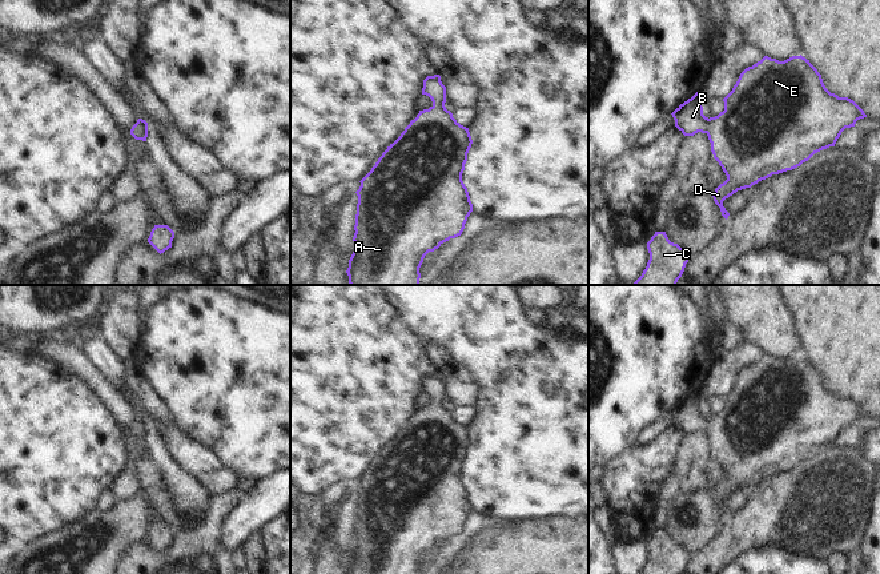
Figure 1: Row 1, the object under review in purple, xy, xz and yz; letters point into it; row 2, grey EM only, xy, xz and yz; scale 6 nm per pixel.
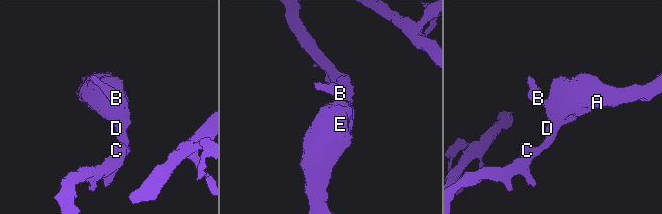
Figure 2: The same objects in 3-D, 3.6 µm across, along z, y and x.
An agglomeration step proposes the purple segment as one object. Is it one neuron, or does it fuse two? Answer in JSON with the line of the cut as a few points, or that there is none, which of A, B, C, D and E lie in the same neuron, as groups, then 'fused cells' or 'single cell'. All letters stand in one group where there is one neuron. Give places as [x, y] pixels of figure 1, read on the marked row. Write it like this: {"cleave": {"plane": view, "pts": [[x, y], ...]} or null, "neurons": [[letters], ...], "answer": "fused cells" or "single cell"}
{"cleave": null, "neurons": [["A", "B", "C", "D", "E"]], "answer": "single cell"}

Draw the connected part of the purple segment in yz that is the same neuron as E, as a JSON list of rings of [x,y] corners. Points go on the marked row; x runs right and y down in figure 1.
[[[801,55],[784,61],[764,56],[740,73],[723,101],[724,111],[708,119],[703,115],[700,93],[696,92],[671,115],[684,136],[698,132],[708,136],[714,158],[727,176],[712,194],[726,220],[730,216],[723,206],[726,198],[772,174],[800,166],[815,153],[835,146],[845,128],[867,117],[853,100],[831,93],[817,69]]]

